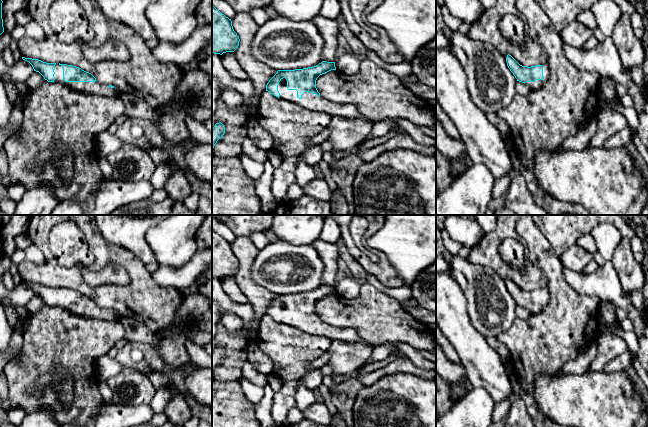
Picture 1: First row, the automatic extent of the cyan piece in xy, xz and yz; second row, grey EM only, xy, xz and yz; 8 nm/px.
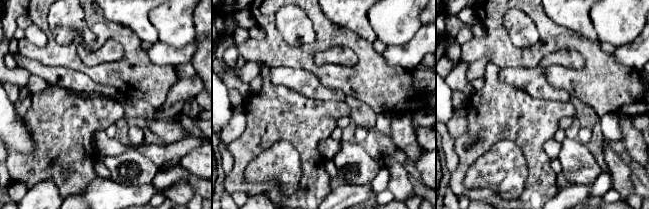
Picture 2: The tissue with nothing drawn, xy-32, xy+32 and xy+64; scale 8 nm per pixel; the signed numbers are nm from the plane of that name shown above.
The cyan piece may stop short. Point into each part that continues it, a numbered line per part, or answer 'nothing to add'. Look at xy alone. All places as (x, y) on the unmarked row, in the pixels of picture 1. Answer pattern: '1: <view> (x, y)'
1: xy (91, 312)

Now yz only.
1: yz (537, 308)

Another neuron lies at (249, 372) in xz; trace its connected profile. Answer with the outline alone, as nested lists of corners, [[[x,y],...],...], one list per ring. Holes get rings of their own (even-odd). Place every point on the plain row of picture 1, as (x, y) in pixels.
[[[248,360],[242,366],[242,376],[260,387],[267,384],[267,376],[258,372]]]

